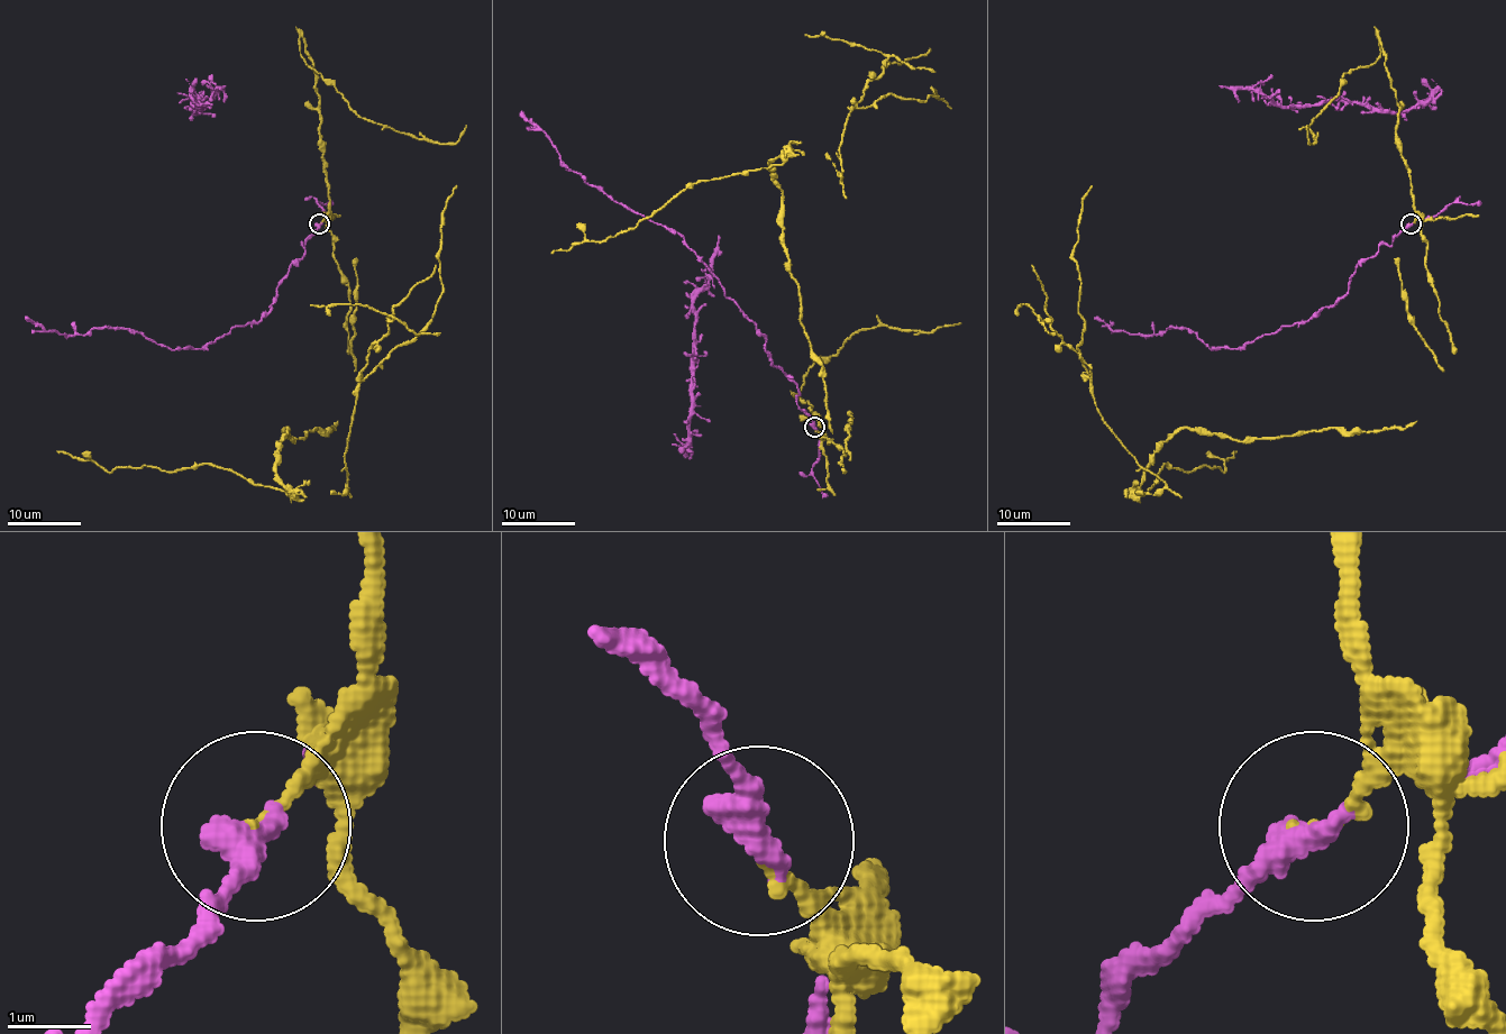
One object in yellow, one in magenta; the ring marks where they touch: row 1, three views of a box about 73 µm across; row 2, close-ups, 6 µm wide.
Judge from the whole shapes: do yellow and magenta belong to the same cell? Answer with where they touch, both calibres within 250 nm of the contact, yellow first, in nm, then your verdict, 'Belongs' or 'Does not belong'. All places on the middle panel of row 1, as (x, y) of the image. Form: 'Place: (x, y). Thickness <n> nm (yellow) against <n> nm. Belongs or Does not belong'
Place: (814, 427). Thickness 110 nm (yellow) against 440 nm. Does not belong

